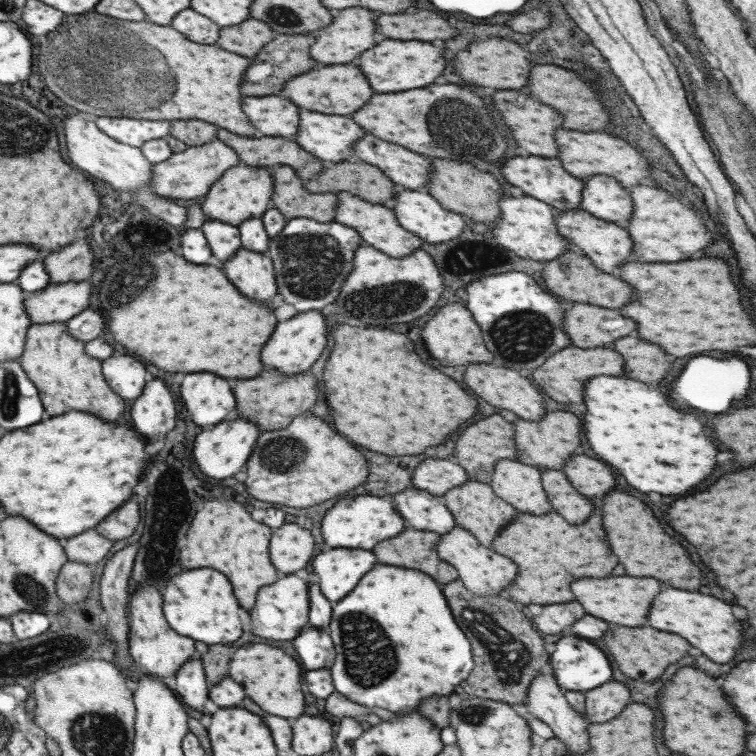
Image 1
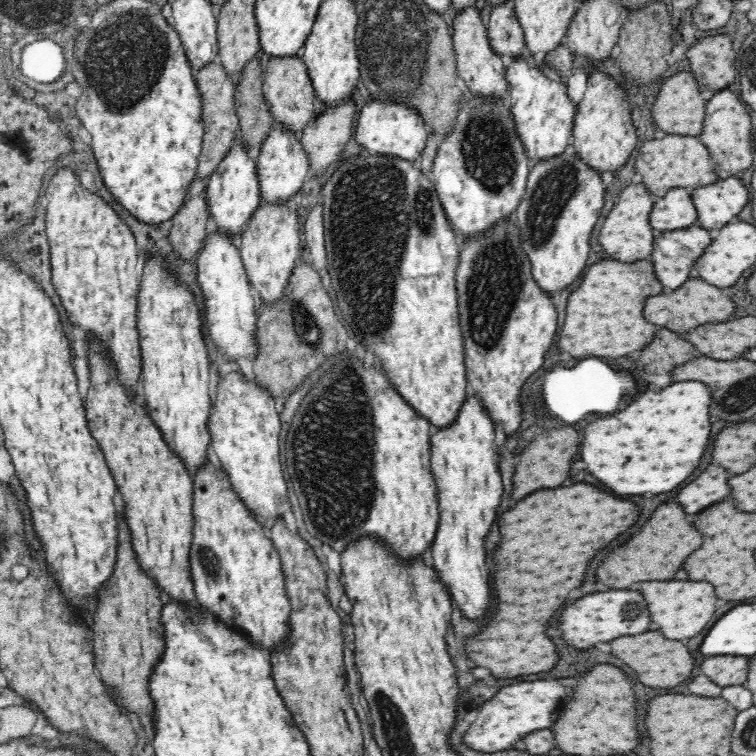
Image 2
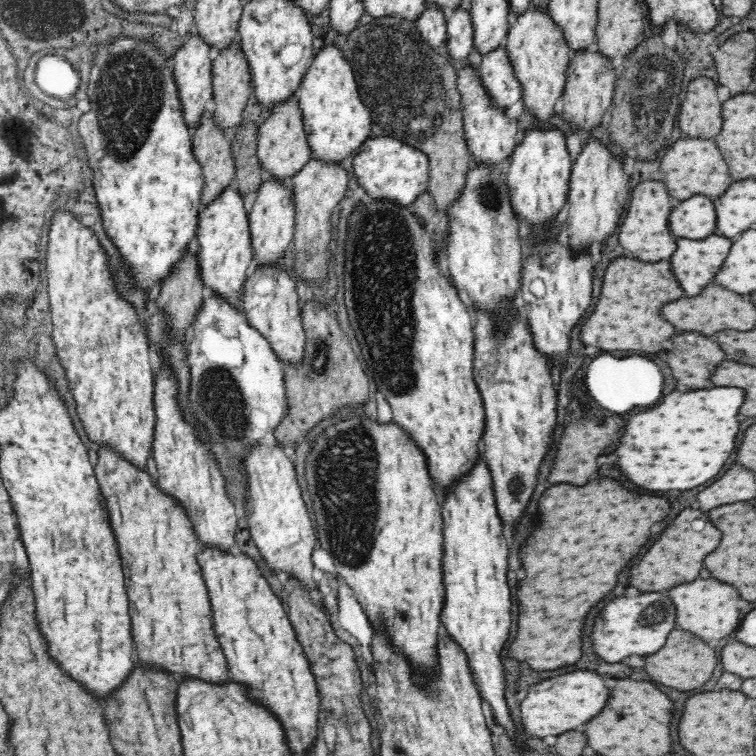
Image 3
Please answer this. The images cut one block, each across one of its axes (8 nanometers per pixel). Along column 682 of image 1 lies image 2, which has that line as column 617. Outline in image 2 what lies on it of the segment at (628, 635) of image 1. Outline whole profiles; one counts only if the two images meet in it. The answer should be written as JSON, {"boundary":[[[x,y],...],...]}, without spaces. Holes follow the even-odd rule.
{"boundary":[[[646,632],[640,636],[622,636],[610,642],[614,648],[614,654],[626,662],[634,672],[638,672],[638,680],[650,688],[672,688],[680,682],[686,682],[686,678],[692,676],[694,670],[694,658],[690,656],[690,650],[676,640],[664,638],[660,632]]]}

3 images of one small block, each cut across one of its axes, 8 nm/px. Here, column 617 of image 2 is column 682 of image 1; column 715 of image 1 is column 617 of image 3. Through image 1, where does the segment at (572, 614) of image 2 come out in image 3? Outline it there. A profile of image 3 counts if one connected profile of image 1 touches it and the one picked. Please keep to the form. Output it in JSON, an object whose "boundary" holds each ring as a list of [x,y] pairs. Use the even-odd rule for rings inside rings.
{"boundary":[[[650,592],[632,598],[616,598],[604,606],[592,634],[596,652],[606,662],[622,662],[628,656],[652,656],[664,648],[668,634],[676,628],[676,606],[668,592]]]}

